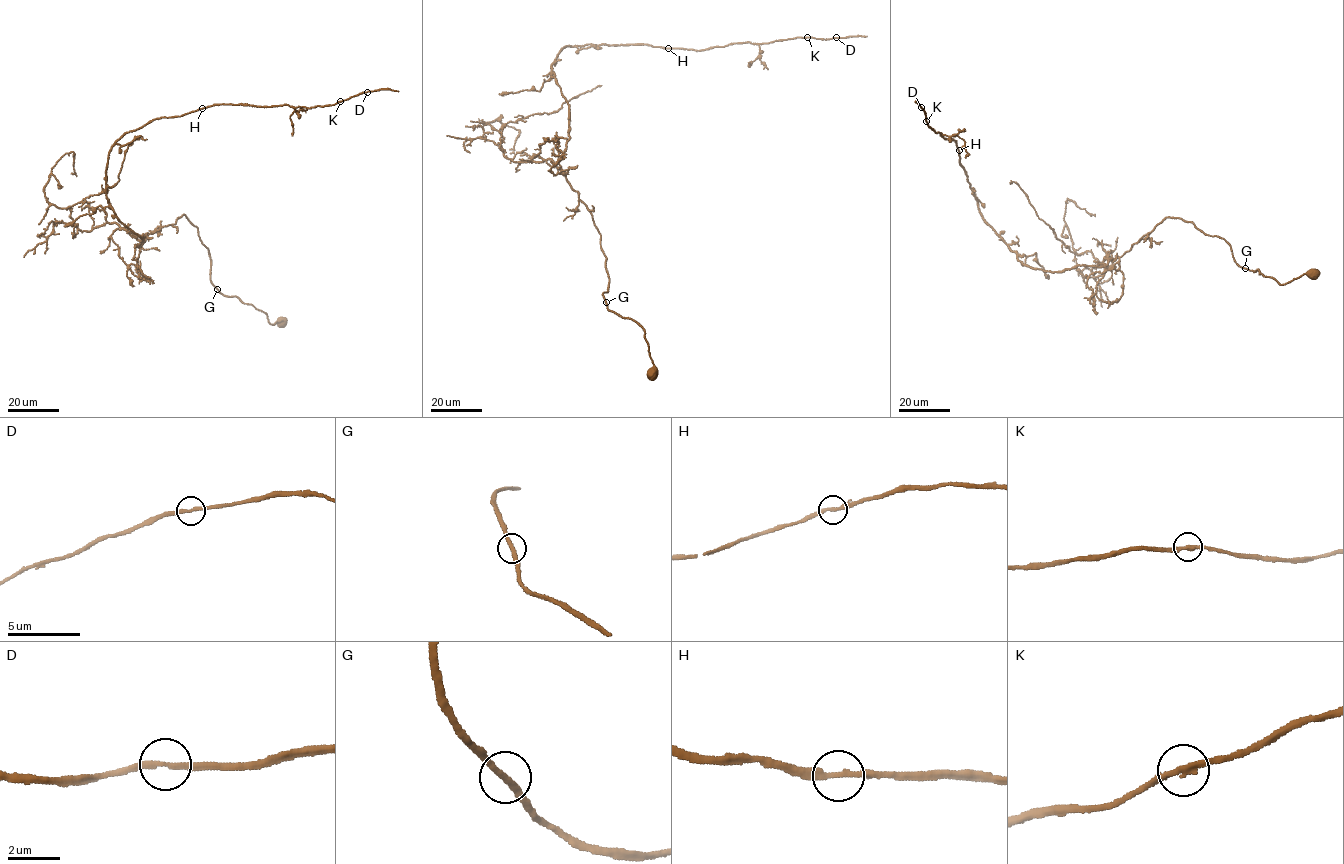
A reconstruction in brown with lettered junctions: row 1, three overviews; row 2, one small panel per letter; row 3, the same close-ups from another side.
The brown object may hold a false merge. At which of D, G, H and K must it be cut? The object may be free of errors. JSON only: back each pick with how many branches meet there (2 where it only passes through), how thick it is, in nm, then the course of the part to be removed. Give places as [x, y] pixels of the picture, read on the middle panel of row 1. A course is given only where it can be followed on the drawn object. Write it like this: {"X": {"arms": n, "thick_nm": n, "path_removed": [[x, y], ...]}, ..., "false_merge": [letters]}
{"false_merge": []}

